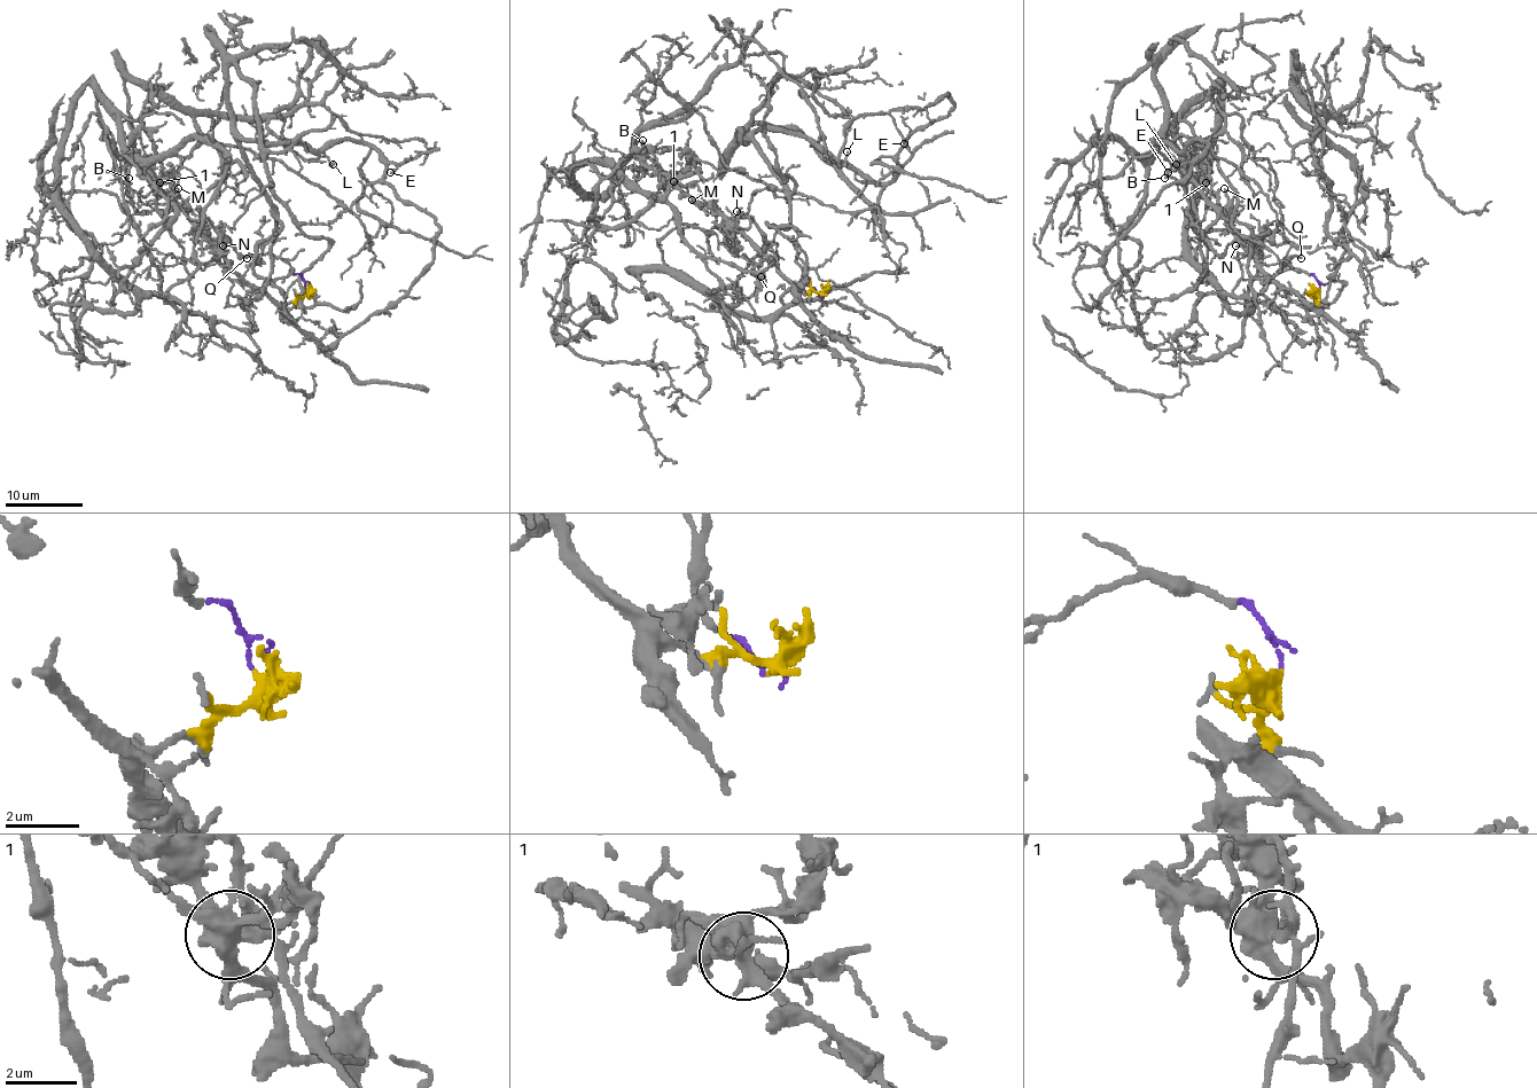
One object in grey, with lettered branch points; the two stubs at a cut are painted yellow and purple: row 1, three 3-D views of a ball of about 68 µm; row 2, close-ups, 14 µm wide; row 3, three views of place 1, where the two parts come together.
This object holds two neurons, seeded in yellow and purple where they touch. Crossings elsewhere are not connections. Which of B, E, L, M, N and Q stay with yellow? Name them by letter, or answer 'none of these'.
B, M, N, Q

